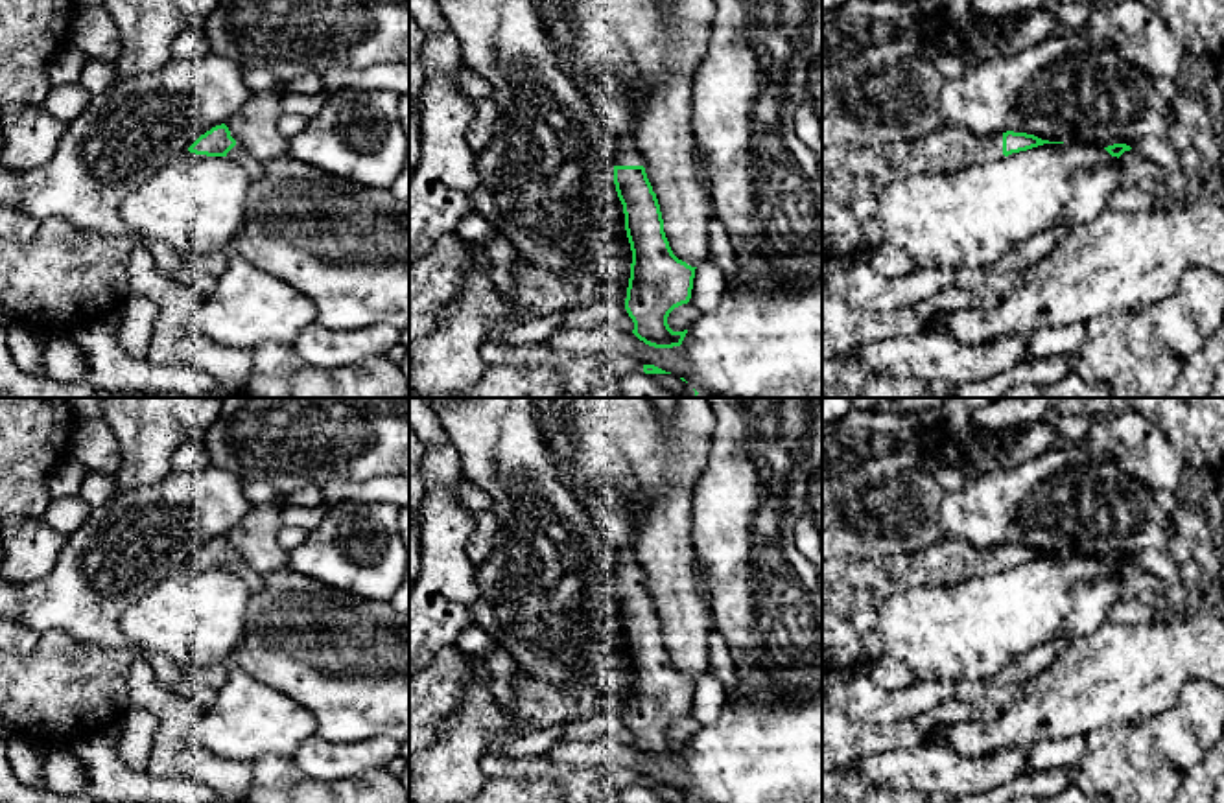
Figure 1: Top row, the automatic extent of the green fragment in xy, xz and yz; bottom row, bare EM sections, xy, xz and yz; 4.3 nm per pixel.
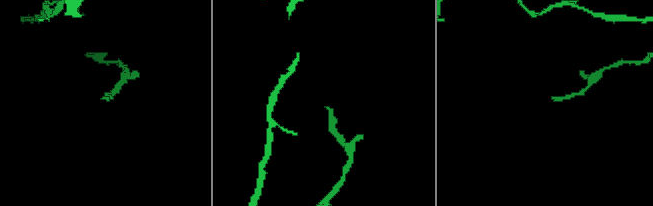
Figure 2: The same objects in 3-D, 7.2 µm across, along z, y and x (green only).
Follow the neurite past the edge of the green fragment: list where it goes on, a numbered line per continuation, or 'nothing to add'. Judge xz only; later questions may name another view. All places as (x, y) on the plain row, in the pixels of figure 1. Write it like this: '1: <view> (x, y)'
1: xz (614, 520)

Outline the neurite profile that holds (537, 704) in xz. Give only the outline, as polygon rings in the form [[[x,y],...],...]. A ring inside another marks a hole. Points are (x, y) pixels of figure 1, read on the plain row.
[[[525,670],[522,672],[520,683],[512,685],[512,709],[501,711],[507,726],[488,737],[485,753],[505,753],[509,744],[529,731],[583,720],[599,707],[601,692],[594,687],[579,681],[551,685]]]

